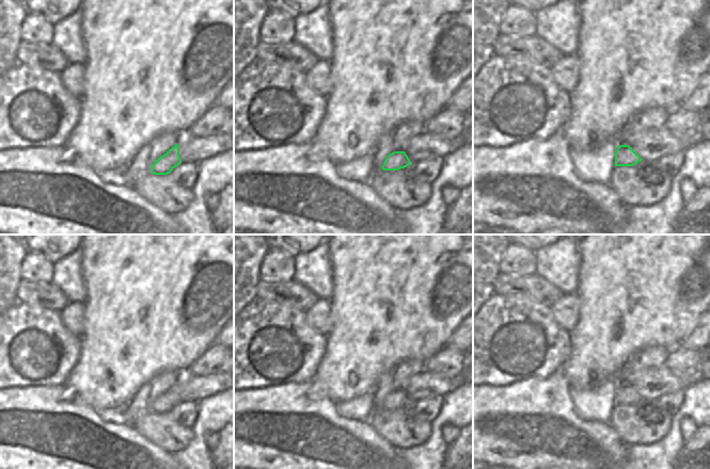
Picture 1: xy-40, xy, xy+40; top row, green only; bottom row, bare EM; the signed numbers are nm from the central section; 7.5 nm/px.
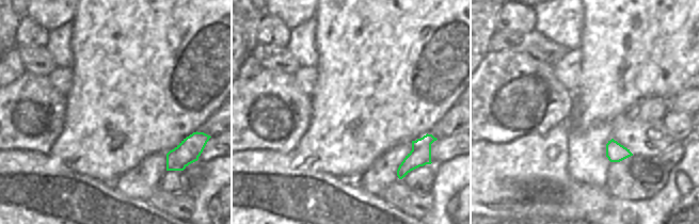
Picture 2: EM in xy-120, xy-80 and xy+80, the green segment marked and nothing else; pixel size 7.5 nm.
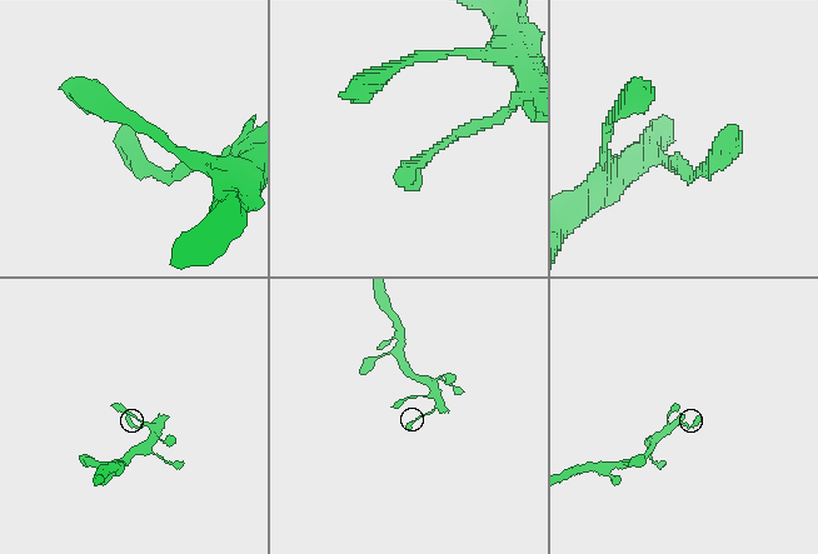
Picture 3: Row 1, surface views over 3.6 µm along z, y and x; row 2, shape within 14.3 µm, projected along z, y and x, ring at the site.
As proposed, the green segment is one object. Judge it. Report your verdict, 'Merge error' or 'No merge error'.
No merge error.

